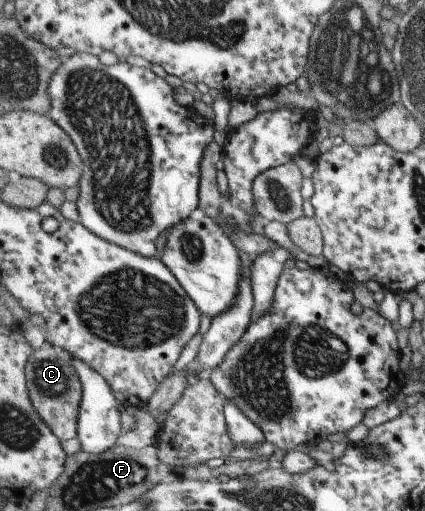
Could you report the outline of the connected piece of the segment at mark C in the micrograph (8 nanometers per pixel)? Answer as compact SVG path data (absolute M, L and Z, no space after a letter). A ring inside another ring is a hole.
M47 342L39 351L34 351L27 365L27 387L29 397L34 401L37 413L51 427L51 431L61 441L78 437L78 417L83 399L83 385L79 373L73 369L71 353L64 348L55 347Z

